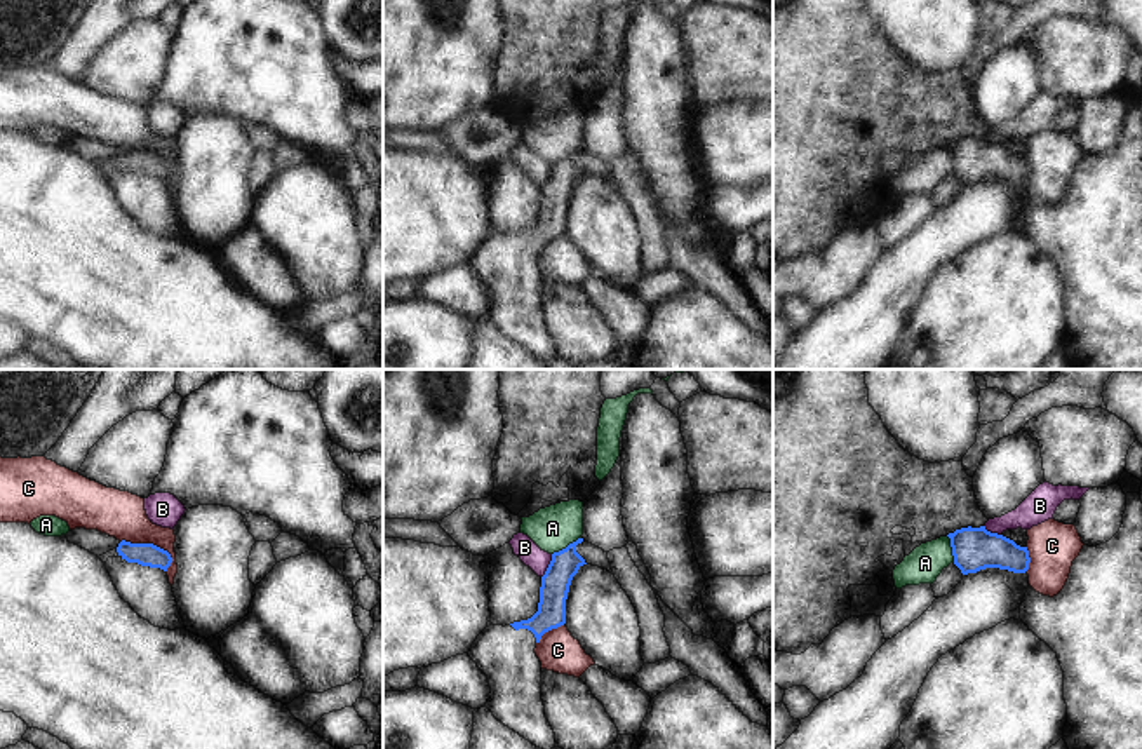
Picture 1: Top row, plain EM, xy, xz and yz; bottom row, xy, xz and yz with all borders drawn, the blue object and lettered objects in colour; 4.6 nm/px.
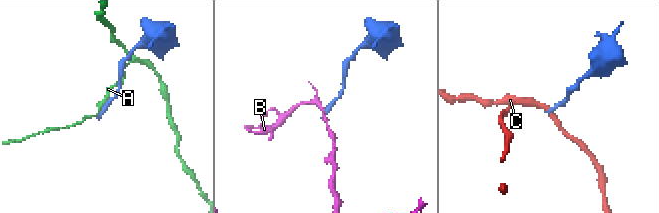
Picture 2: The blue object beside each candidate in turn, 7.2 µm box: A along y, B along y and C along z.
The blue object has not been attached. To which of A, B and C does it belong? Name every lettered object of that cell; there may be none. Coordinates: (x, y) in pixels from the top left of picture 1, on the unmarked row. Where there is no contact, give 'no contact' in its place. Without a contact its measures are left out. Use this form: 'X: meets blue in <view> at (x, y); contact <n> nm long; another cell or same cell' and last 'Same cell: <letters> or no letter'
A: meets blue in xz at (568, 155); contact 160 nm long; another cell
B: meets blue in xz at (549, 176); contact 120 nm long; another cell
C: meets blue in xy at (148, 154); contact 260 nm long; another cell
Same cell: no letter

